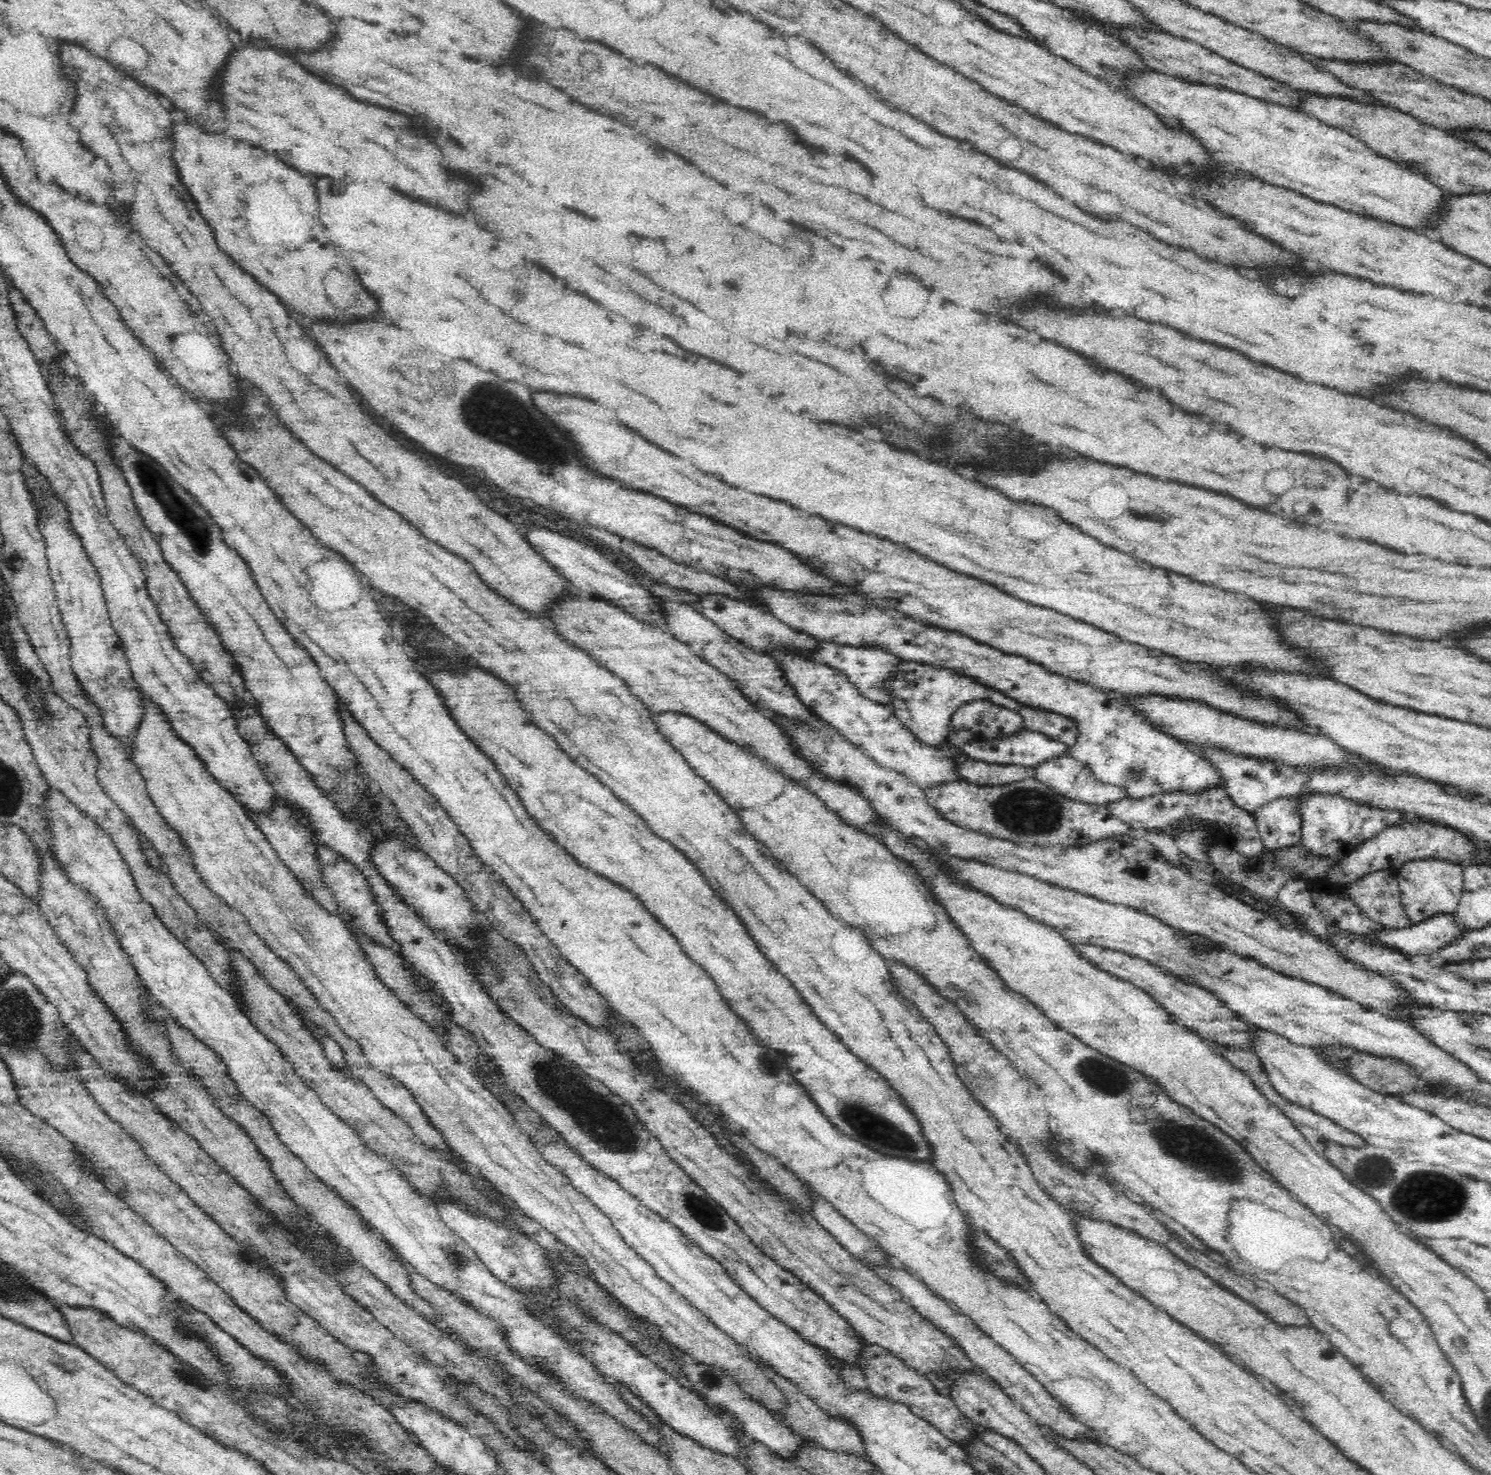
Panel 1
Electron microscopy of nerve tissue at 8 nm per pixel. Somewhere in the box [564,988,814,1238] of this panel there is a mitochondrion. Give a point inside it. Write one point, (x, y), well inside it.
(701, 1210)

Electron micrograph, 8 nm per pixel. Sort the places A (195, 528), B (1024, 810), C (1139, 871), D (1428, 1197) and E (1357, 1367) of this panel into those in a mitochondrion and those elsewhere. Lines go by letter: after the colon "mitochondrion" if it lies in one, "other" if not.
A: mitochondrion
B: mitochondrion
C: mitochondrion
D: mitochondrion
E: other

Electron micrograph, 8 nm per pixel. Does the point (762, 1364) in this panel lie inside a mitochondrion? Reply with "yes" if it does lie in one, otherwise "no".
no

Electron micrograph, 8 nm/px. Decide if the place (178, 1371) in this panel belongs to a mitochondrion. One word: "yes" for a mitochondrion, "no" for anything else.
yes

